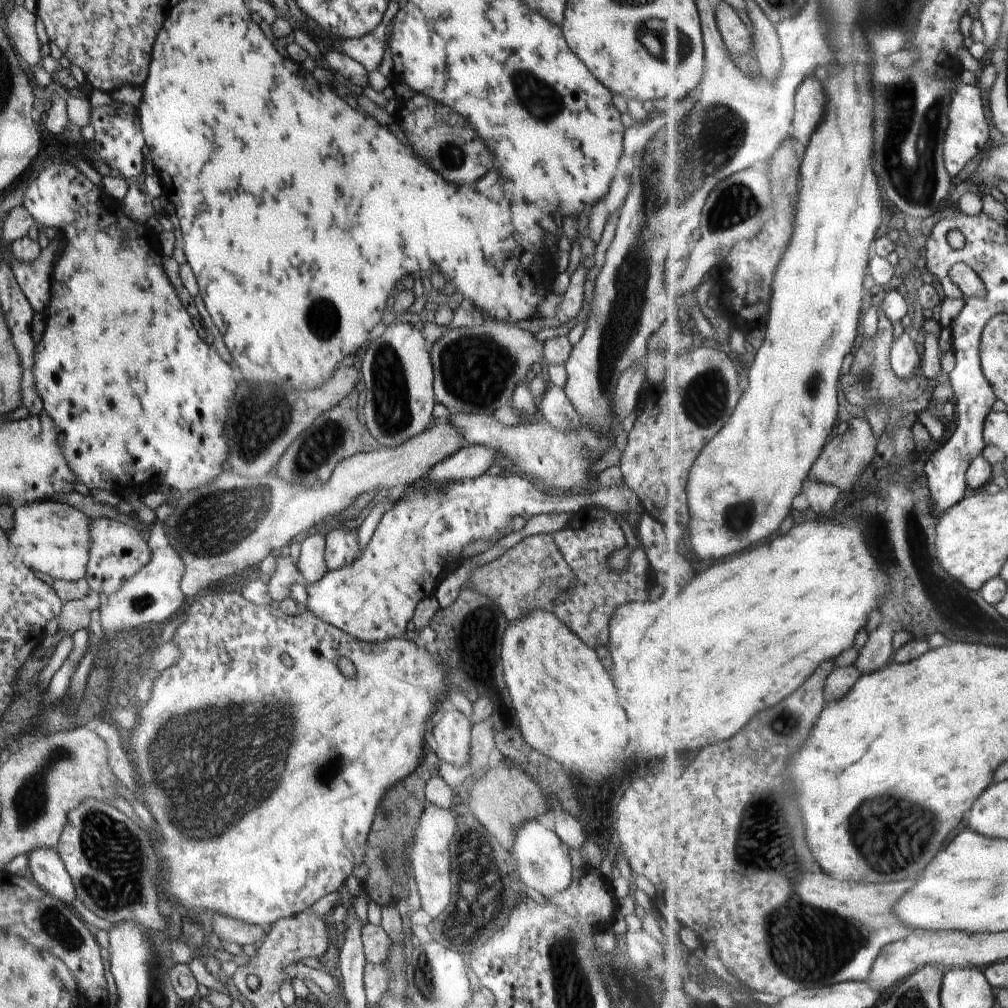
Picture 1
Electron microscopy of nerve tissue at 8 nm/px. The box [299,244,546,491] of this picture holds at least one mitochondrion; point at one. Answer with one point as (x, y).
(475, 369)

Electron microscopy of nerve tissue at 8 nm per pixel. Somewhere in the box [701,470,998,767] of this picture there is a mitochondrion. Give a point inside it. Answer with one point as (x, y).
(901, 546)

